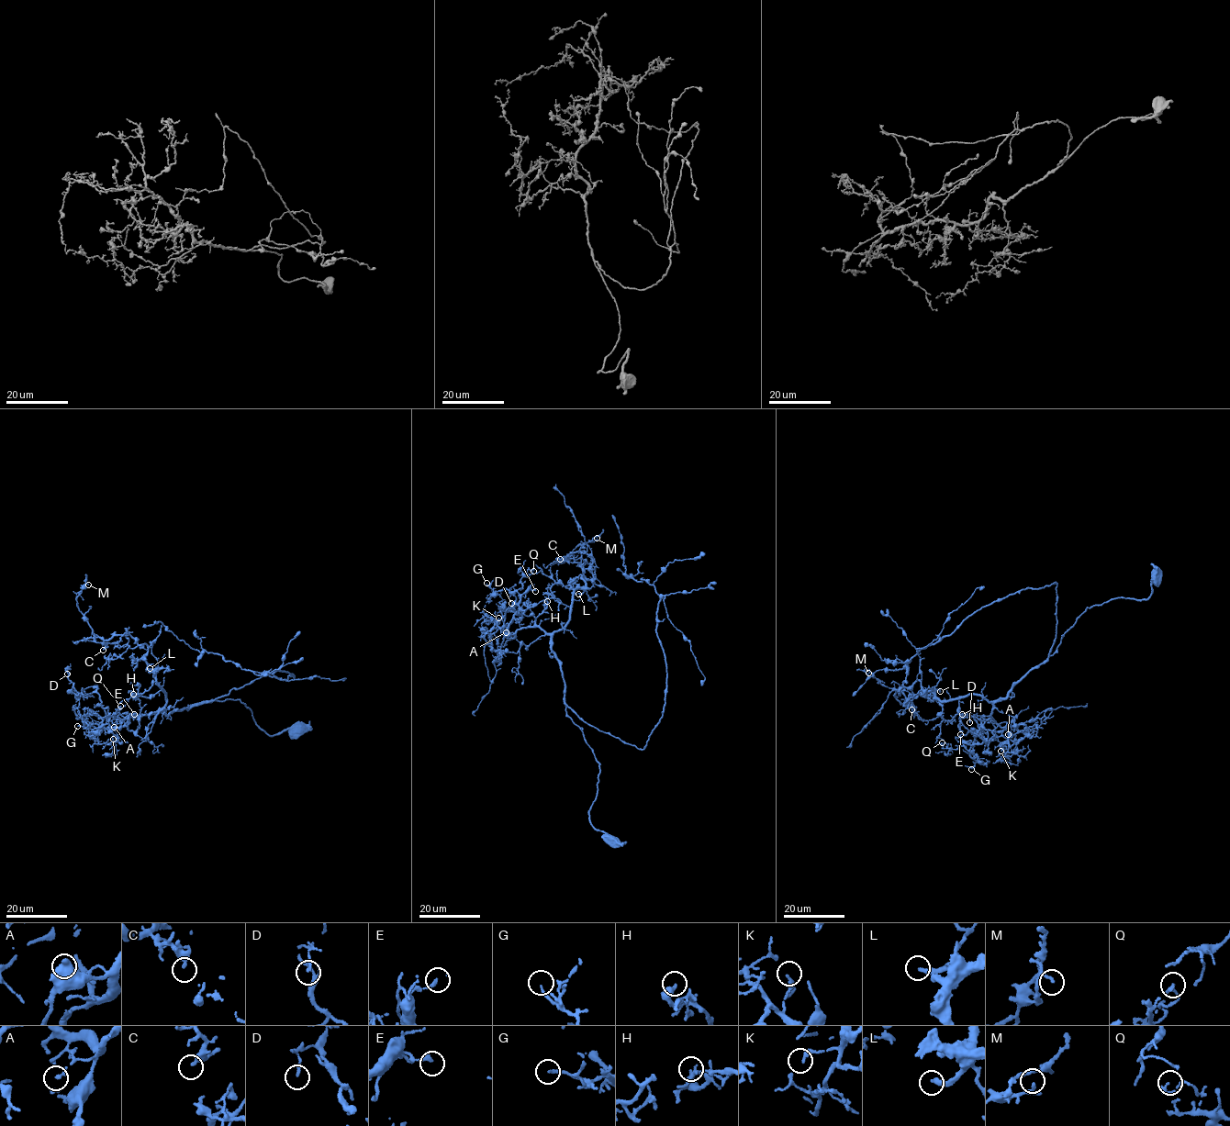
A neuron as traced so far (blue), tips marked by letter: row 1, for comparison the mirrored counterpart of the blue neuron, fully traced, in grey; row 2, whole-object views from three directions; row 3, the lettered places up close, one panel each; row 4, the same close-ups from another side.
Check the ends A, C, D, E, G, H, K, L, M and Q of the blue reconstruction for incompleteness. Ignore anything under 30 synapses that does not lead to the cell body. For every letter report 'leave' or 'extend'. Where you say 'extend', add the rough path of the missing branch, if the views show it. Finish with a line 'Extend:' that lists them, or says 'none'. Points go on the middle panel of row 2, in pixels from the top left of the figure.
A: leave
C: leave
D: leave
E: leave
G: leave
H: leave
K: leave
L: extend; missing branch runs (578, 594), (565, 587), (552, 591), (553, 587), (535, 574), (527, 574), (520, 567), (504, 568)
M: leave
Q: leave
Extend: L

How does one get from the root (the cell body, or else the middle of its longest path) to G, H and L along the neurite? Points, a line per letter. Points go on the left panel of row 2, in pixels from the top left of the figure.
G: (300, 730), (269, 734), (245, 704), (228, 698), (140, 715), (134, 732), (125, 725), (77, 726)
H: (300, 730), (269, 734), (237, 699), (212, 698), (167, 714), (160, 709), (140, 715), (133, 694)
L: (300, 730), (269, 734), (237, 699), (167, 714), (157, 668), (150, 668)

